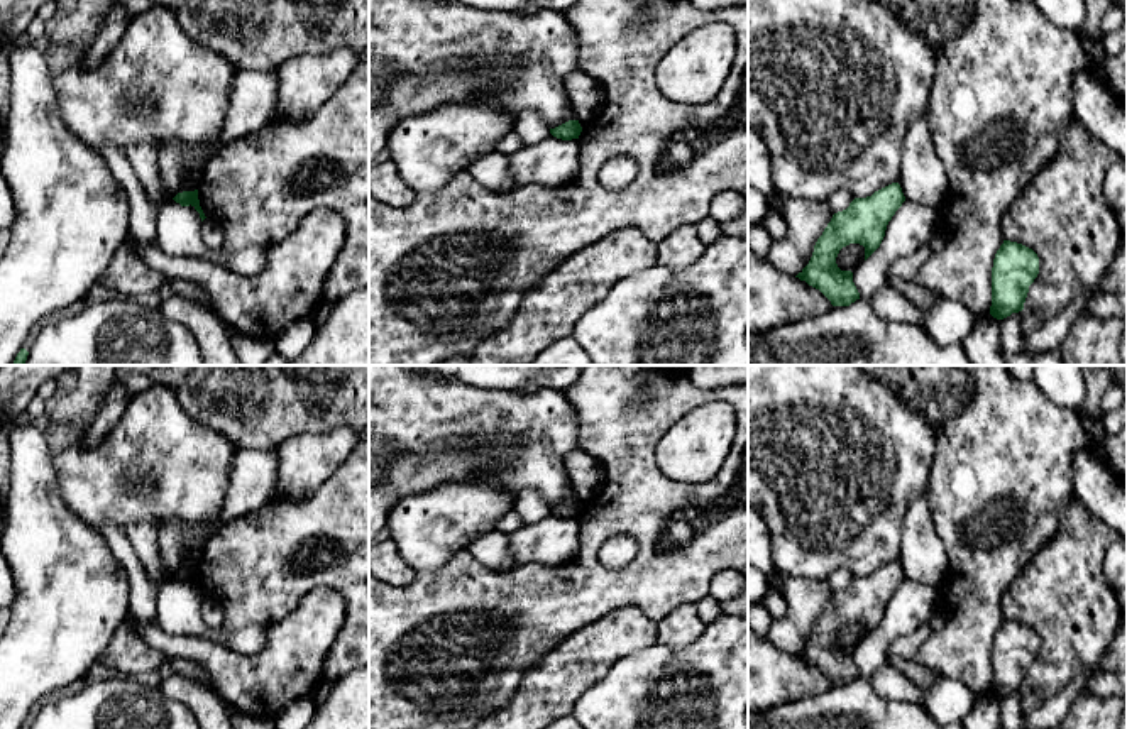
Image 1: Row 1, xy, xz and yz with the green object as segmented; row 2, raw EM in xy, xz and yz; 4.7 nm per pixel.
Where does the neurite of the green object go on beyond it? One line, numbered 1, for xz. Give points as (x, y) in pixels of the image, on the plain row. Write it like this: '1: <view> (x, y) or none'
1: none

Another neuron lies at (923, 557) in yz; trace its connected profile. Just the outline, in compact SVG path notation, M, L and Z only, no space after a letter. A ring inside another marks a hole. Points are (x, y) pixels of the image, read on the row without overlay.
M927 489L914 497L900 523L897 562L905 580L937 587L948 575L948 555L932 524Z

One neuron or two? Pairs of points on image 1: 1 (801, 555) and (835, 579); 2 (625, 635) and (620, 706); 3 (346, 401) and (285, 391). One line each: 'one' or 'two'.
1: two
2: two
3: one

